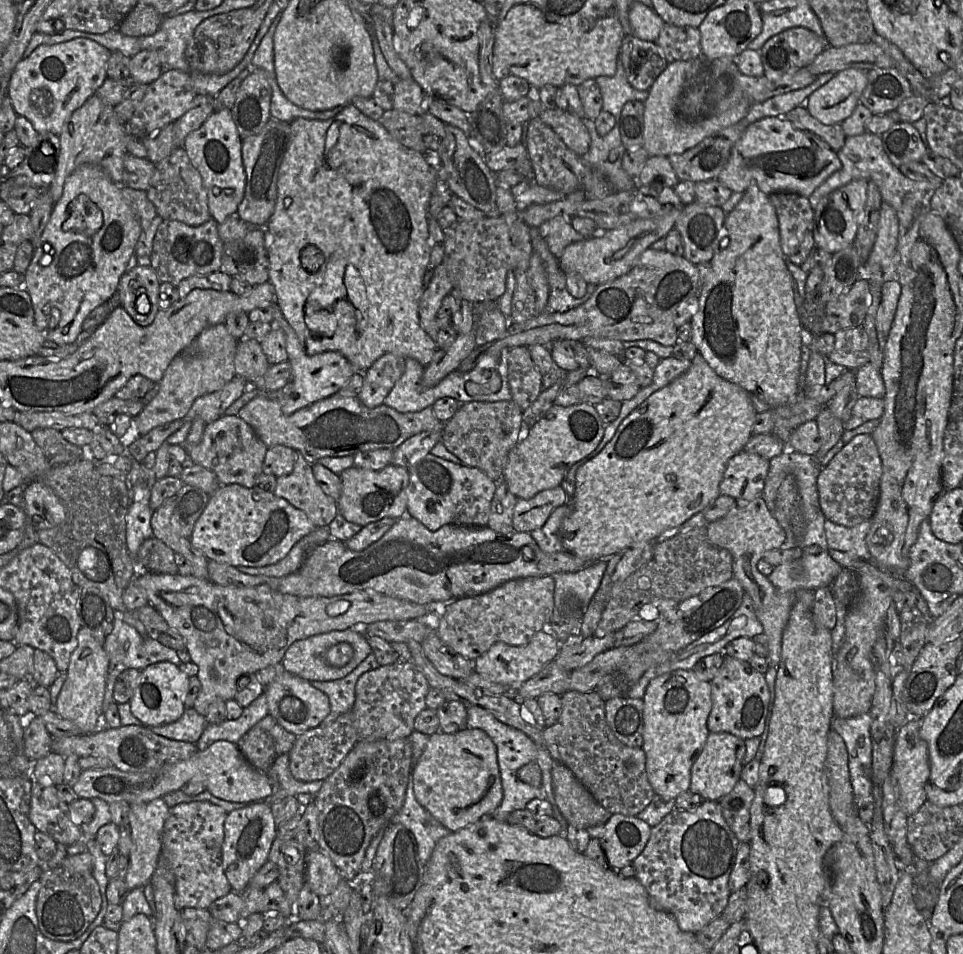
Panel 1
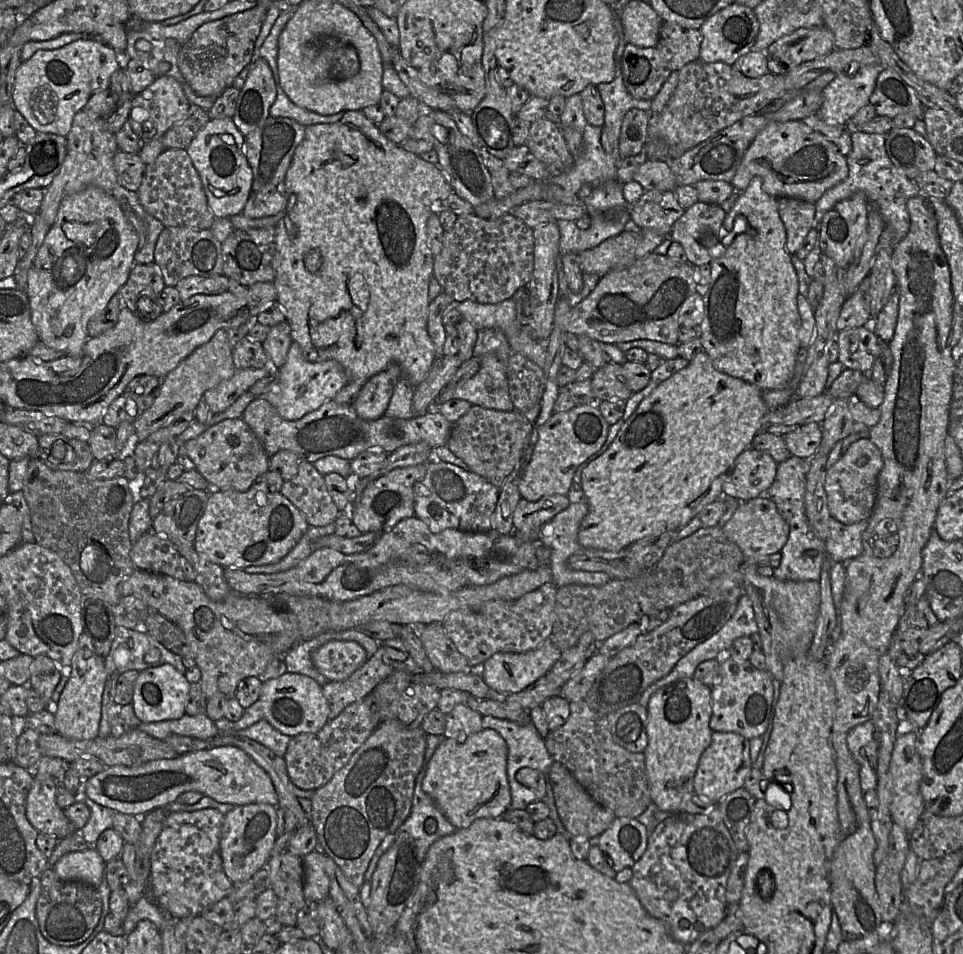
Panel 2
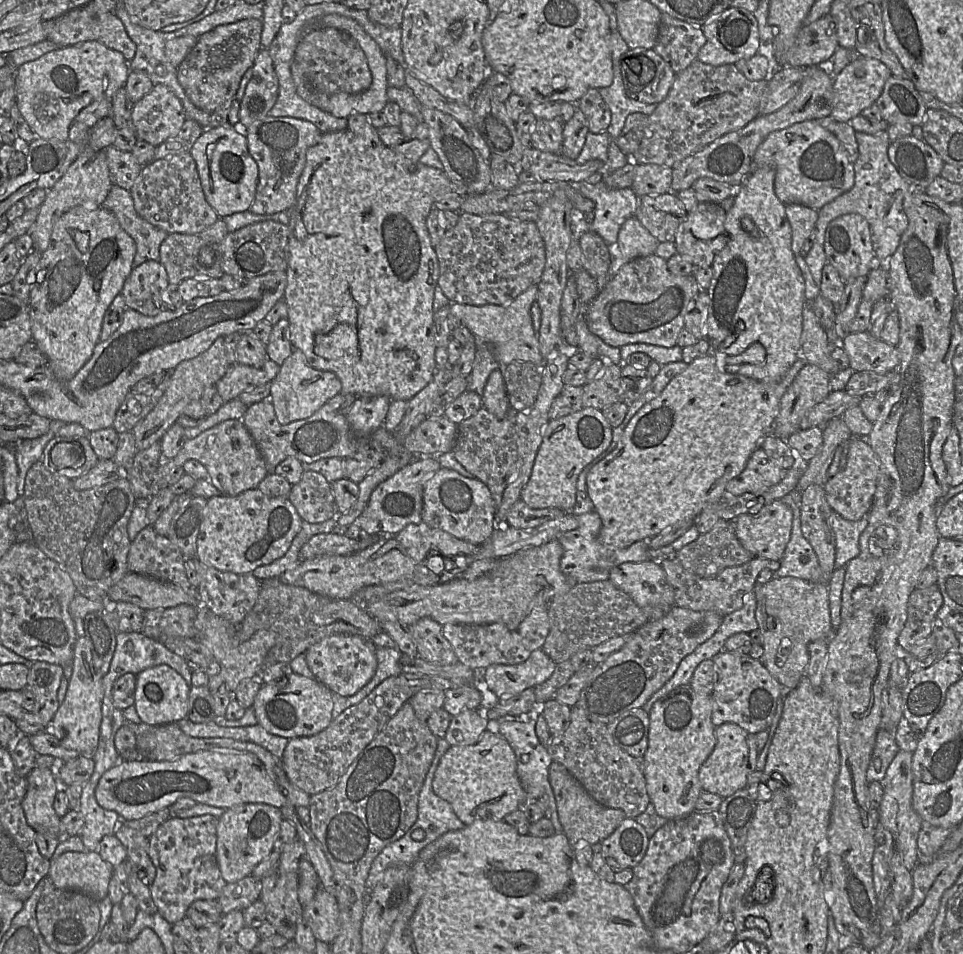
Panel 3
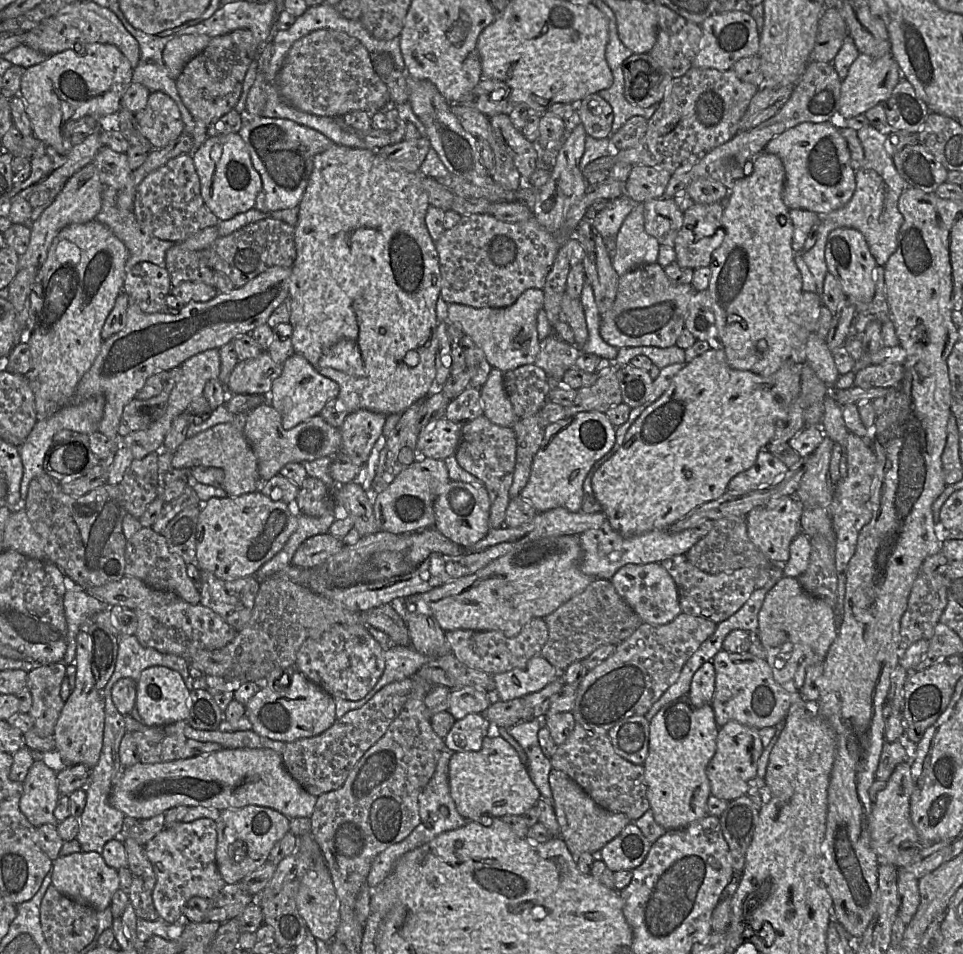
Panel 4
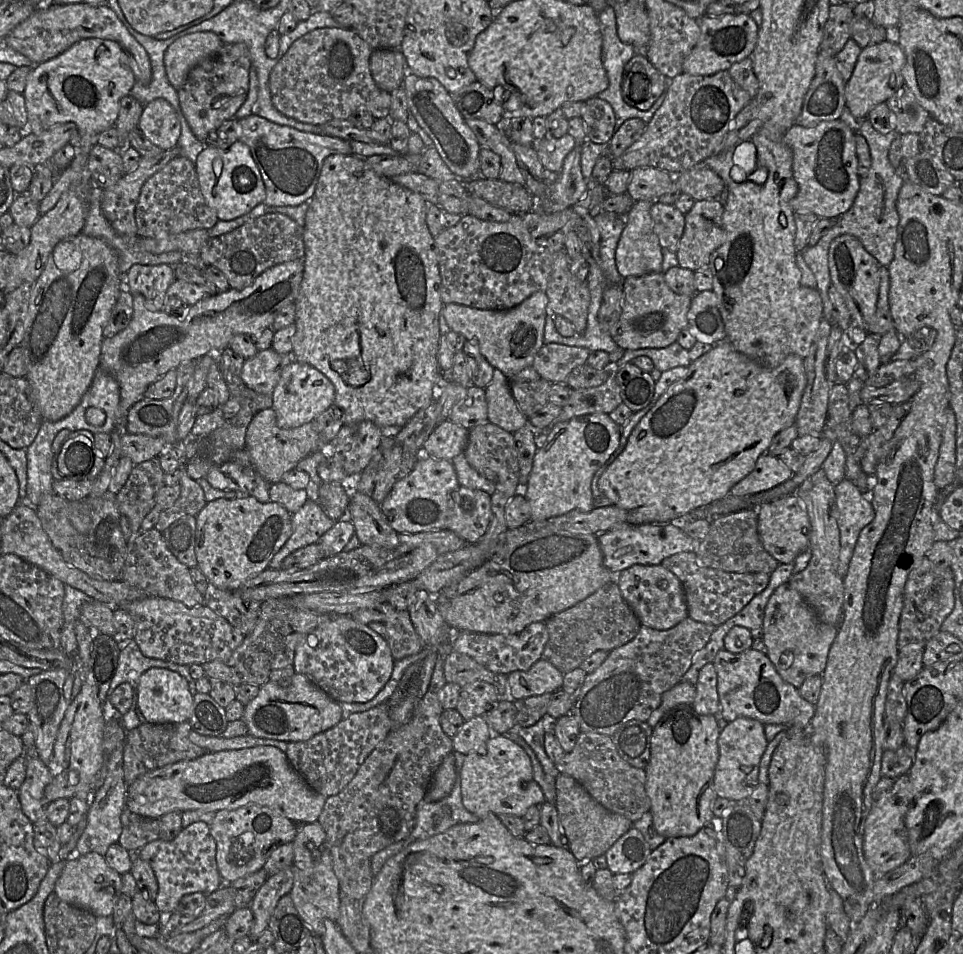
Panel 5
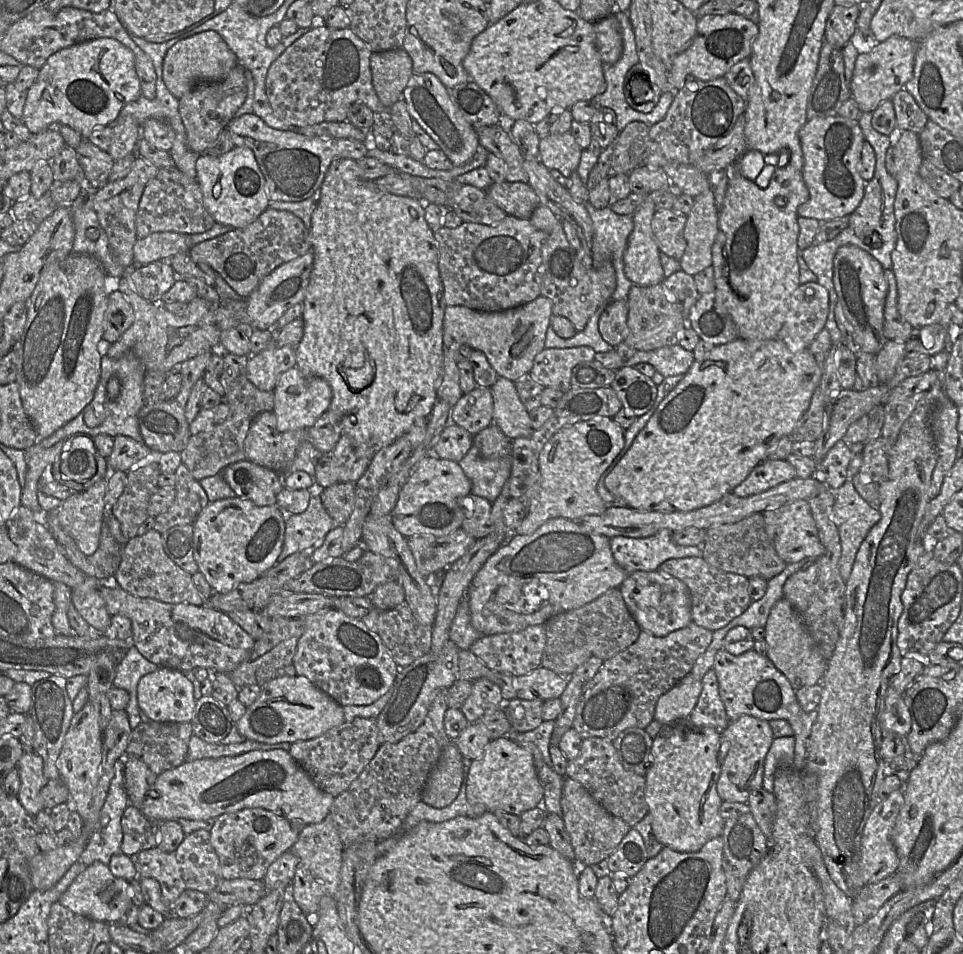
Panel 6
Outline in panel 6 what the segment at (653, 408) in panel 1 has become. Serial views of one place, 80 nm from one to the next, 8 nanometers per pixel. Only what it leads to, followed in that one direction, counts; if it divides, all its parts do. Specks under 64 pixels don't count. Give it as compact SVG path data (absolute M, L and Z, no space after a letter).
M738 338L730 343L715 346L703 358L695 360L683 379L659 404L646 426L635 437L629 450L605 477L605 487L616 497L623 499L627 507L647 512L689 512L719 501L726 494L732 493L734 488L740 485L759 463L765 461L766 453L781 438L793 432L797 422L809 408L812 395L821 382L822 374L822 369L809 349L792 353L780 339L745 340Z

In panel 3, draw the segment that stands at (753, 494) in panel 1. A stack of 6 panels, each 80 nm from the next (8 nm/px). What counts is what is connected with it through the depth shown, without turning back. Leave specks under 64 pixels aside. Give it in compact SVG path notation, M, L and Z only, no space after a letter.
M759 447L750 456L745 469L727 482L725 491L734 496L763 493L780 483L786 471Z

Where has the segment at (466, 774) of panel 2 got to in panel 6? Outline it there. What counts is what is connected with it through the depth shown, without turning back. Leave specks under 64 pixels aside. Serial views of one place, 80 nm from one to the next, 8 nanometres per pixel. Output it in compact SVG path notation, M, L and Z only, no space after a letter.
M510 736L491 740L482 757L472 760L466 796L471 804L483 804L488 811L505 811L520 816L535 807L543 807L544 789L538 779L533 756Z

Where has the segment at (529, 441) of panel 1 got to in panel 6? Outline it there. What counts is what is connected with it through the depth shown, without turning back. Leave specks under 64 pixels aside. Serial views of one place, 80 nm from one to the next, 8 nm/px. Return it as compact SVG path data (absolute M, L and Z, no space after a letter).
M595 417L591 420L576 422L557 431L544 445L538 455L539 480L525 494L527 515L512 535L531 534L552 518L566 518L578 521L587 515L603 513L608 506L597 491L597 483L620 453L625 444L625 429L610 417Z

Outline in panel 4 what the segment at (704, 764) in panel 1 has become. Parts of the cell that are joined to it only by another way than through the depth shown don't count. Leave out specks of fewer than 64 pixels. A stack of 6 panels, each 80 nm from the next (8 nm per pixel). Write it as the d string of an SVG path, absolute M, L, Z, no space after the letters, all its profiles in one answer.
M729 721L719 727L716 753L706 768L711 795L726 801L746 795L749 786L753 785L753 779L757 777L758 760L763 749L758 729L737 721Z

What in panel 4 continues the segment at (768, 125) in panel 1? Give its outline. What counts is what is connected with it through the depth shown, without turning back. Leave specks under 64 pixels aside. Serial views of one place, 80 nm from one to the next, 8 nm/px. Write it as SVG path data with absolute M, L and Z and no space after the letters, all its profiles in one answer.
M831 122L801 123L771 139L764 151L778 156L785 169L783 202L788 209L826 215L844 207L856 189L850 151L840 130Z

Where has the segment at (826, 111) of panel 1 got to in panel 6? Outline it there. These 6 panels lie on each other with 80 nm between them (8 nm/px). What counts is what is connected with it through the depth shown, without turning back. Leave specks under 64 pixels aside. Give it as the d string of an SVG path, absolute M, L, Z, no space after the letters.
M891 36L883 42L876 42L869 51L858 55L850 91L851 98L862 113L874 112L881 103L892 100L897 92L905 88L913 77L918 43L904 37Z

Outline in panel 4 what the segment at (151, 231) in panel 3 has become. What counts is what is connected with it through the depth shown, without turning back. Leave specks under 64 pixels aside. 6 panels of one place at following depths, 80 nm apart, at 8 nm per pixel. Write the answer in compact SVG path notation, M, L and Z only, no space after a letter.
M105 187L102 192L102 207L95 220L109 228L128 250L126 273L135 264L151 262L165 266L166 252L174 245L146 233L136 219L134 211L120 211L116 205L118 190Z

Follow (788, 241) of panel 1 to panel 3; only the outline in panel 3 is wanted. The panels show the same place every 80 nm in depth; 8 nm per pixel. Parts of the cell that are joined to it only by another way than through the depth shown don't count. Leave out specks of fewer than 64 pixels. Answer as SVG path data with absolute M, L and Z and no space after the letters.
M787 204L785 212L791 227L791 250L800 254L805 240L815 228L818 211L801 204Z

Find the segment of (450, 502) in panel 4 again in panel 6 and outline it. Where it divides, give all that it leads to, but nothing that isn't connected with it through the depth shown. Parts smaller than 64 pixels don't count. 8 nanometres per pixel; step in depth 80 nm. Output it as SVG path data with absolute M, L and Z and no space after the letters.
M471 493L466 497L460 498L459 504L463 510L461 529L476 540L492 532L492 503L490 501Z

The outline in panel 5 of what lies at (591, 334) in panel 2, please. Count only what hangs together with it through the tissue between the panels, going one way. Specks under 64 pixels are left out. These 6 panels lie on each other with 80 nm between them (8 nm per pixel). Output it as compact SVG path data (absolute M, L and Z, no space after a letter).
M663 272L627 277L622 283L622 290L622 314L618 333L613 337L618 347L625 350L665 348L677 342L679 334L688 328L687 314L693 297L673 292L666 284Z

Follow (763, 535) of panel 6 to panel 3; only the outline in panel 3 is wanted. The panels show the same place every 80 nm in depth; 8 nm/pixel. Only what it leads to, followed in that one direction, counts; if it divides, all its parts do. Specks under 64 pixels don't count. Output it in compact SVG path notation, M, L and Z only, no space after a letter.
M719 519L713 529L705 534L700 534L695 541L684 546L675 557L684 569L701 578L713 578L726 568L741 566L754 558L737 538L734 522L724 519Z

